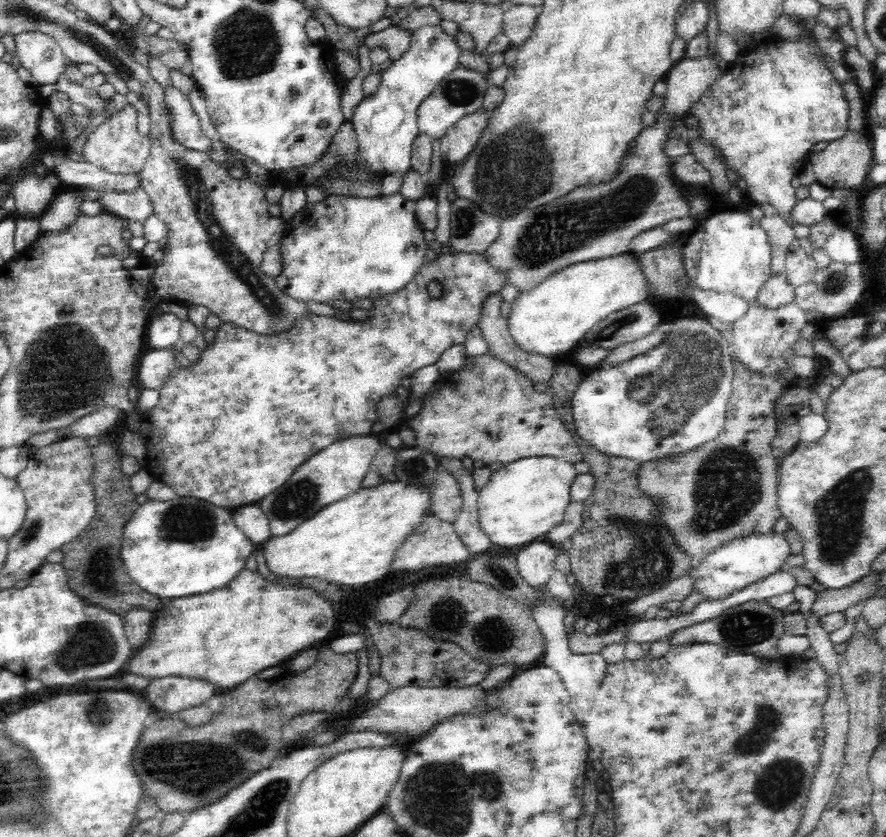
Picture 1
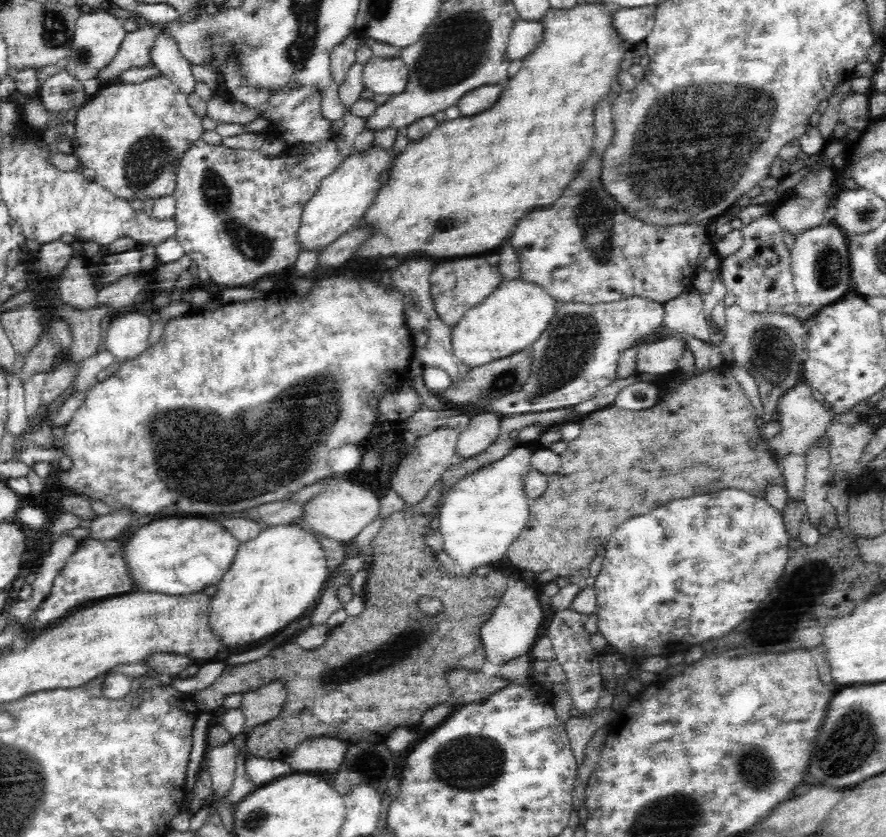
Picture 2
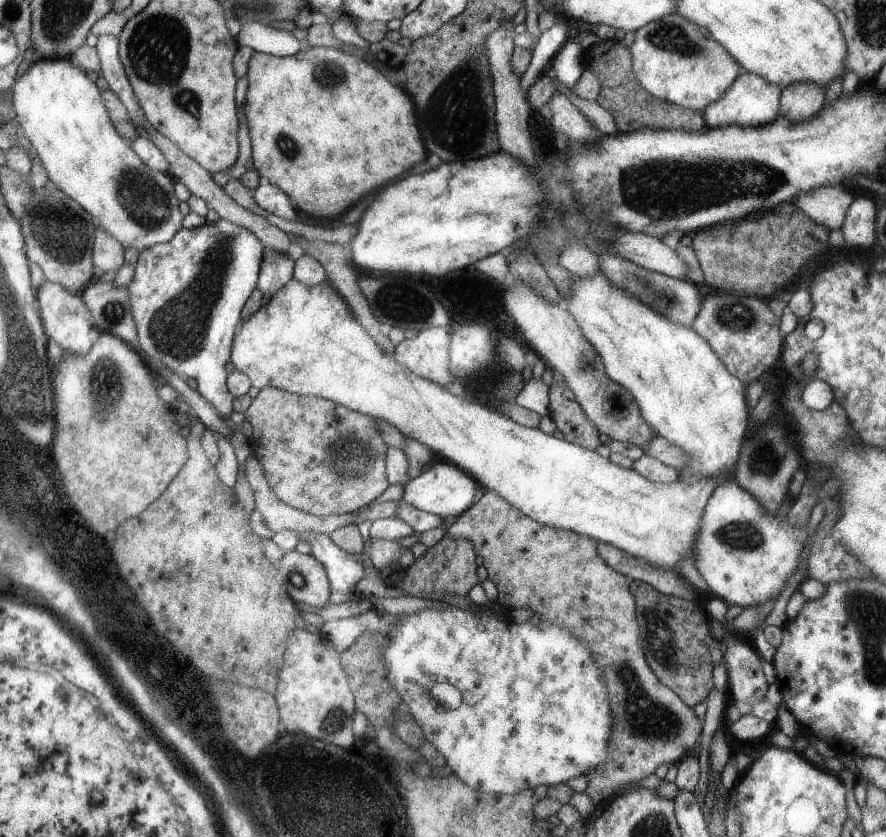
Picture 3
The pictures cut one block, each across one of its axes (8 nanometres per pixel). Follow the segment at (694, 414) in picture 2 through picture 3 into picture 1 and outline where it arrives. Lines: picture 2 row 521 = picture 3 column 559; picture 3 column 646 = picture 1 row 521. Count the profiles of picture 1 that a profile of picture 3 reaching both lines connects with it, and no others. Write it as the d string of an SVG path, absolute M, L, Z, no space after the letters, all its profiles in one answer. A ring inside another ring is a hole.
M733 358L734 378L727 403L726 422L715 439L694 452L638 463L635 488L656 500L662 525L672 532L681 550L694 560L748 534L770 534L782 515L776 502L778 460L772 456L772 439L778 431L775 401L790 383L781 374L759 374Z

